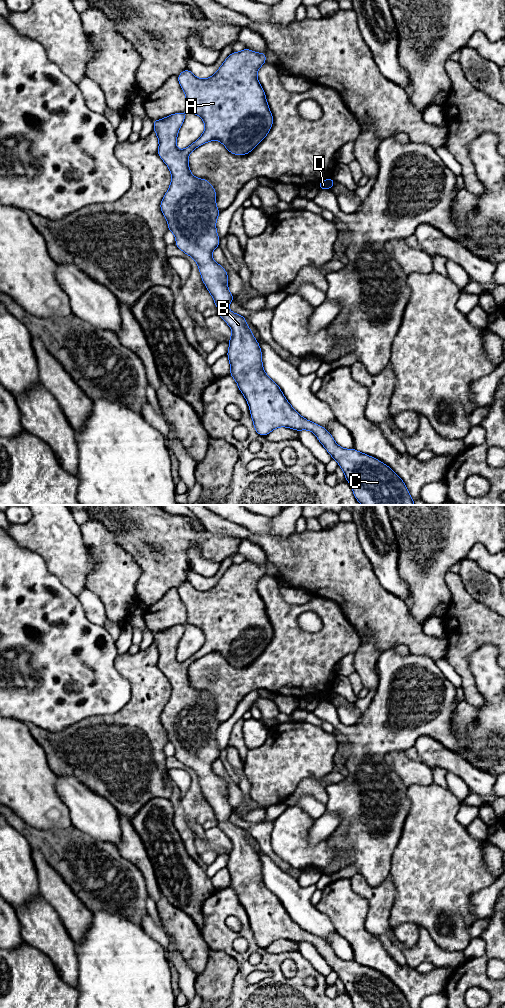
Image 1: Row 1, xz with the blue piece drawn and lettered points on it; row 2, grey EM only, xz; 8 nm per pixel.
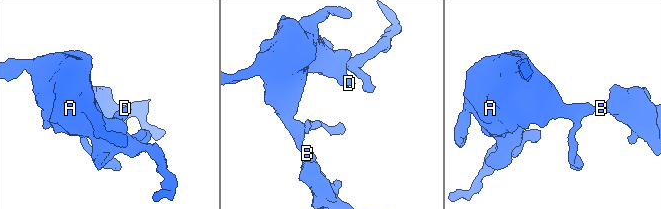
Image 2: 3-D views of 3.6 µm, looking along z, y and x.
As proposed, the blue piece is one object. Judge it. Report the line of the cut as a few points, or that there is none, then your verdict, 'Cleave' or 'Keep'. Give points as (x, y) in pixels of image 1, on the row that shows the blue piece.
No split. Keep

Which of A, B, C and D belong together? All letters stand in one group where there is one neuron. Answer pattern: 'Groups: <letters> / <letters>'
Groups: A B C D

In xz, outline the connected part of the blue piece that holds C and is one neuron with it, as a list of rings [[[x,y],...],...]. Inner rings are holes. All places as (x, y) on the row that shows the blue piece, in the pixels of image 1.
[[[245,48],[231,53],[218,71],[207,79],[197,78],[186,69],[178,75],[178,82],[186,96],[186,111],[174,113],[160,120],[152,120],[154,132],[159,141],[158,155],[168,166],[171,183],[165,193],[160,209],[176,238],[175,245],[192,257],[207,290],[214,299],[218,315],[229,325],[232,336],[229,338],[227,357],[230,361],[230,375],[237,382],[250,409],[254,428],[258,435],[266,436],[278,427],[287,427],[296,431],[309,430],[325,447],[333,459],[338,462],[349,482],[353,494],[362,505],[414,505],[414,500],[403,480],[380,460],[355,448],[344,449],[322,426],[303,418],[283,395],[280,387],[265,373],[262,364],[262,352],[246,318],[228,309],[234,296],[228,289],[226,270],[212,258],[212,251],[219,247],[216,220],[220,214],[216,206],[216,190],[206,179],[199,179],[190,172],[188,157],[193,150],[213,140],[221,142],[227,150],[235,155],[250,153],[269,133],[273,125],[273,116],[269,109],[265,91],[260,85],[257,72],[266,62],[266,53],[257,53]],[[187,113],[194,113],[205,124],[203,134],[183,150],[176,146],[177,135]]]

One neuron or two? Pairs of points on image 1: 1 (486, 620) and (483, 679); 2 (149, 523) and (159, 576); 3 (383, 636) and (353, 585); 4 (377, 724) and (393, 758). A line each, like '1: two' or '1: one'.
1: two
2: one
3: one
4: two

